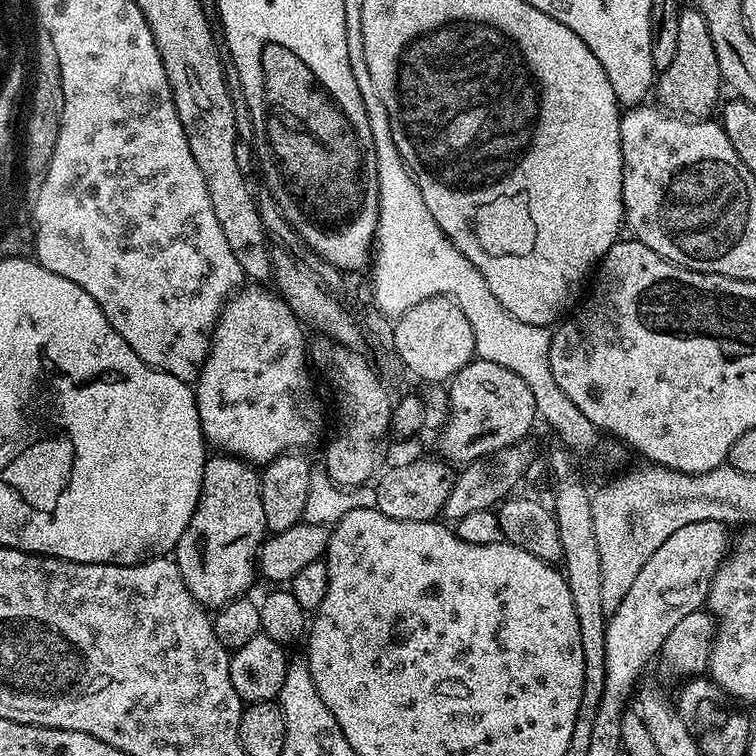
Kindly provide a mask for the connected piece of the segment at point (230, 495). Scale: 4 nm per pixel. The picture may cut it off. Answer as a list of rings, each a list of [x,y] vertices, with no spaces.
[[[212,454],[205,459],[204,473],[202,474],[202,490],[198,498],[198,506],[194,510],[194,514],[190,518],[190,526],[186,526],[186,530],[182,530],[182,538],[178,538],[174,549],[174,559],[178,570],[182,574],[182,578],[186,582],[186,586],[190,590],[190,594],[195,600],[204,605],[209,610],[215,610],[228,604],[232,600],[245,595],[249,590],[248,587],[252,584],[252,579],[257,579],[258,573],[256,570],[256,555],[260,552],[260,545],[266,539],[266,514],[262,514],[262,494],[260,493],[260,472],[247,460],[241,460],[239,456],[229,456],[227,454]]]

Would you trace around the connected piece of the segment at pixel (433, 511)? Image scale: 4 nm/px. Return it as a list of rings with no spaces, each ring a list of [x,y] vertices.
[[[435,459],[408,460],[405,464],[394,465],[389,472],[381,471],[374,484],[377,510],[386,514],[386,518],[398,518],[402,522],[436,520],[450,496],[454,472],[447,468],[449,465],[443,459]]]

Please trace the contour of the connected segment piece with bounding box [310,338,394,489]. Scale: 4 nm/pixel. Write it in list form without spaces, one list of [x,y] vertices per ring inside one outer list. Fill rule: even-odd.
[[[324,338],[318,340],[316,345],[311,345],[310,360],[315,371],[320,371],[328,379],[329,386],[337,392],[336,412],[340,415],[336,437],[324,452],[322,468],[340,487],[358,488],[367,485],[377,475],[381,467],[379,464],[384,460],[384,439],[390,436],[394,400],[388,397],[377,369],[371,363],[368,365],[359,356],[359,351],[337,346]]]

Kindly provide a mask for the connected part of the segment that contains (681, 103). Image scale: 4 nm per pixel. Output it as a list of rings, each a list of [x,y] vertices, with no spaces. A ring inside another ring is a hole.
[[[681,7],[678,14],[678,47],[670,66],[666,66],[666,70],[659,73],[655,81],[654,96],[661,100],[657,101],[669,113],[702,120],[717,111],[721,103],[720,88],[722,89],[722,81],[718,70],[718,57],[714,55],[714,42],[710,39],[706,18],[697,8]]]

